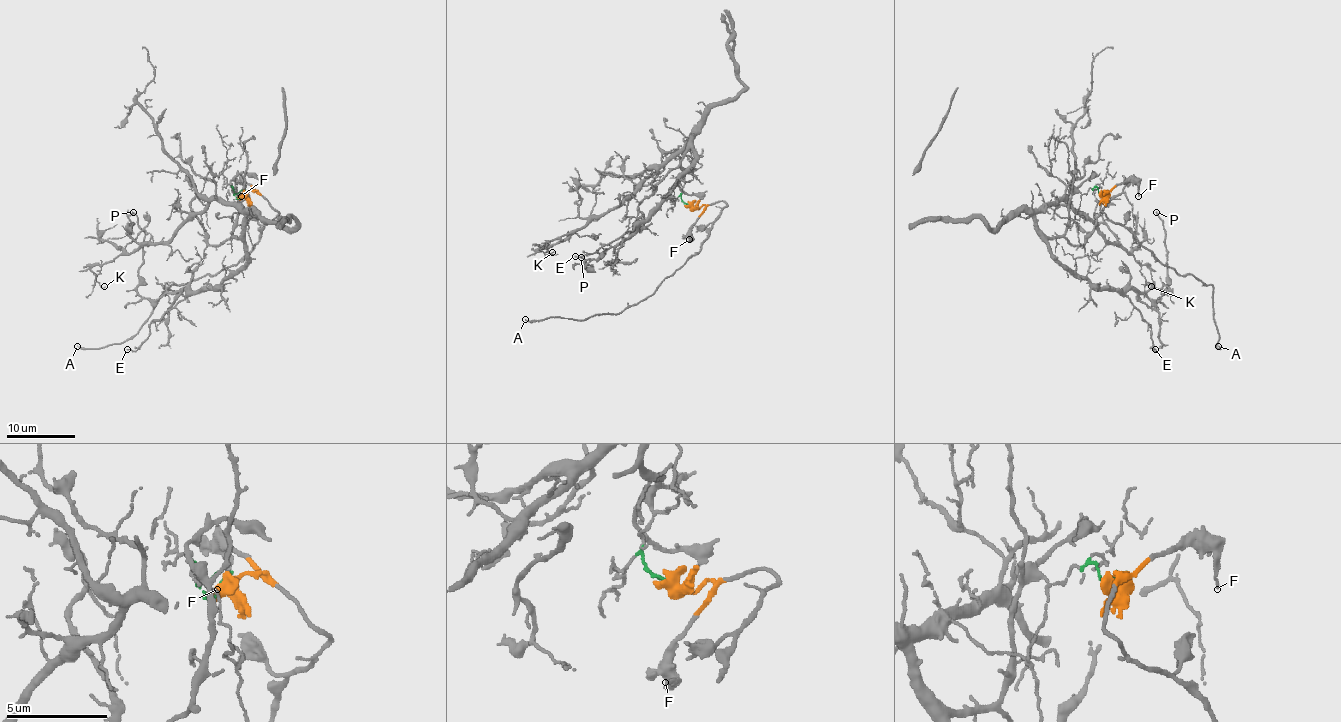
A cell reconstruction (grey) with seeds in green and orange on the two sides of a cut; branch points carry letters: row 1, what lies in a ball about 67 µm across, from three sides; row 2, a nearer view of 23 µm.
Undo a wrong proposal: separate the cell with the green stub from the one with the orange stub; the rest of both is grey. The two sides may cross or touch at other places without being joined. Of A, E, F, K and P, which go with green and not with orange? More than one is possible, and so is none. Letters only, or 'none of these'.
E, K, P

